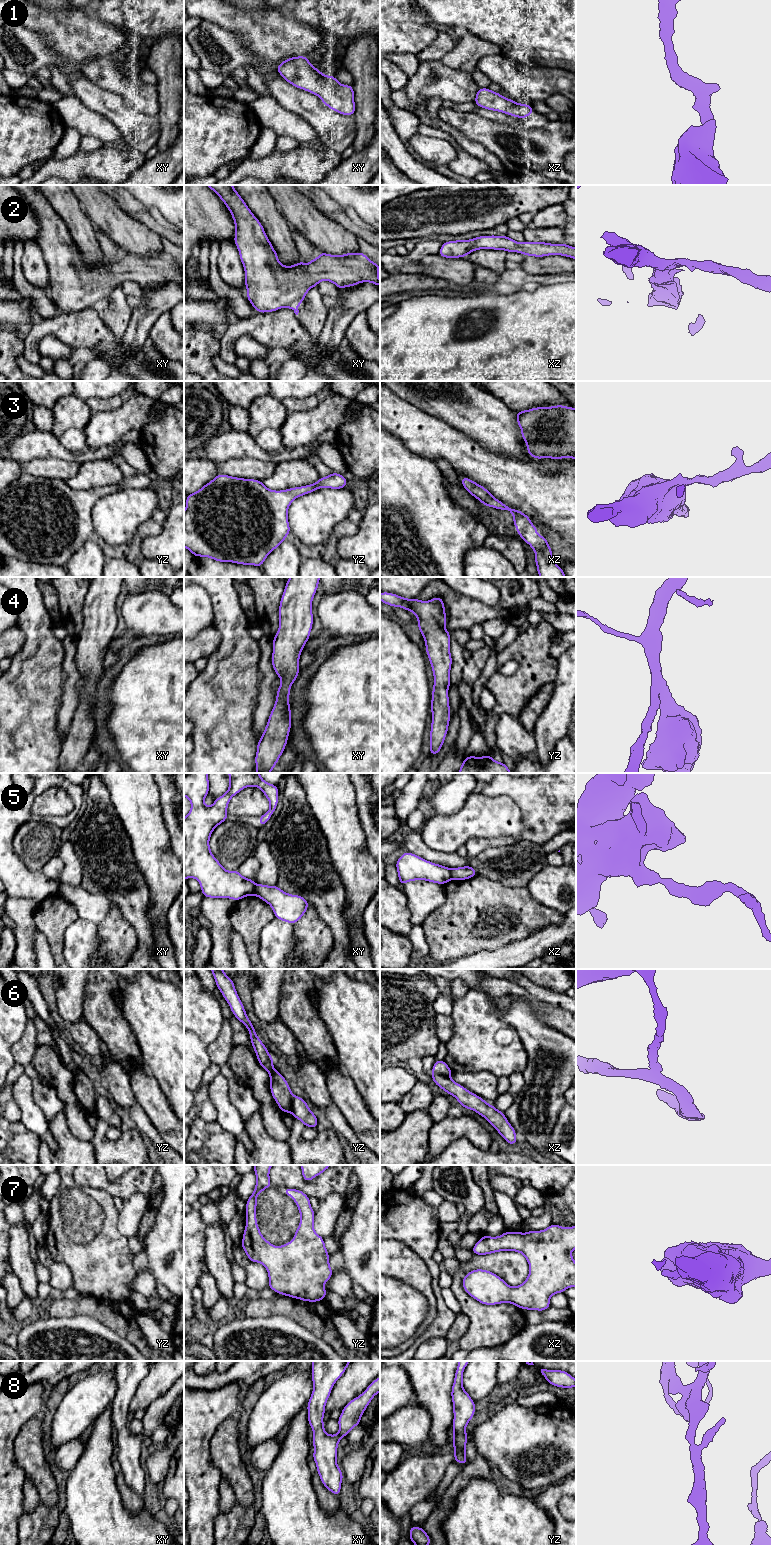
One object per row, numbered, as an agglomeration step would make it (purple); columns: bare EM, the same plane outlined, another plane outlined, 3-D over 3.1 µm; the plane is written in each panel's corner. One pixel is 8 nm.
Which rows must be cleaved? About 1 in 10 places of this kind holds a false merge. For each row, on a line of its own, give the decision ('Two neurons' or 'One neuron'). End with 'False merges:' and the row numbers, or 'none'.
1: One neuron
2: One neuron
3: One neuron
4: One neuron
5: Two neurons
6: Two neurons
7: One neuron
8: One neuron
False merges: 5, 6

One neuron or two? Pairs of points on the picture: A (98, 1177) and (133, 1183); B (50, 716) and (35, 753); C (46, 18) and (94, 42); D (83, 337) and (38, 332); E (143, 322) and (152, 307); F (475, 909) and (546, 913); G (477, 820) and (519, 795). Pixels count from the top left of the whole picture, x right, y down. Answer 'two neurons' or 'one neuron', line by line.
A: one neuron
B: one neuron
C: one neuron
D: one neuron
E: one neuron
F: one neuron
G: two neurons

